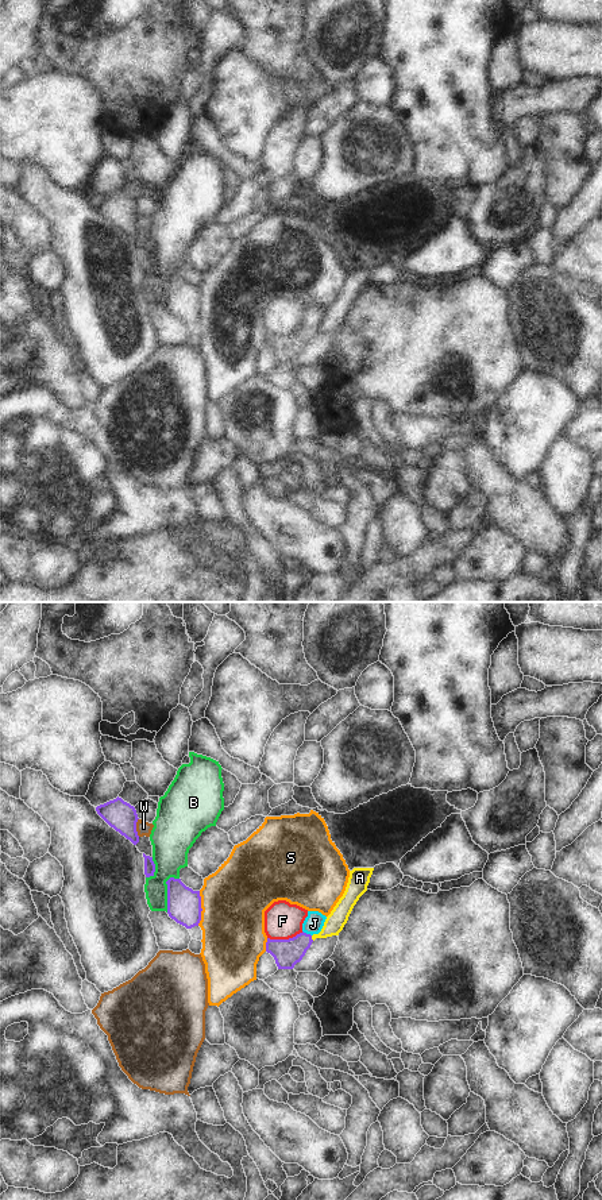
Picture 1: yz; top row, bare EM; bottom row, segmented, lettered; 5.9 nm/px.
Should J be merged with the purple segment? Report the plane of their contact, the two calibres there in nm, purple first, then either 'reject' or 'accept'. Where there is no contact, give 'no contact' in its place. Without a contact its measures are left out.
meets purple in yz; 160 nm thick on the purple side, 120 nm on the other; accept

